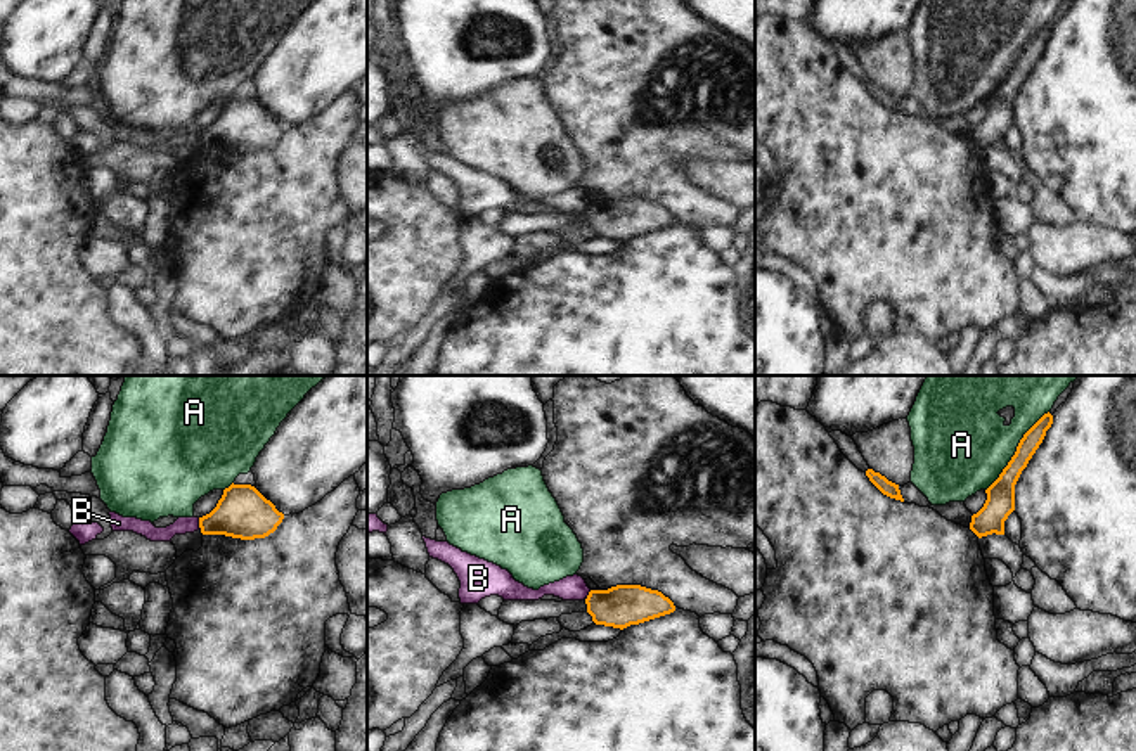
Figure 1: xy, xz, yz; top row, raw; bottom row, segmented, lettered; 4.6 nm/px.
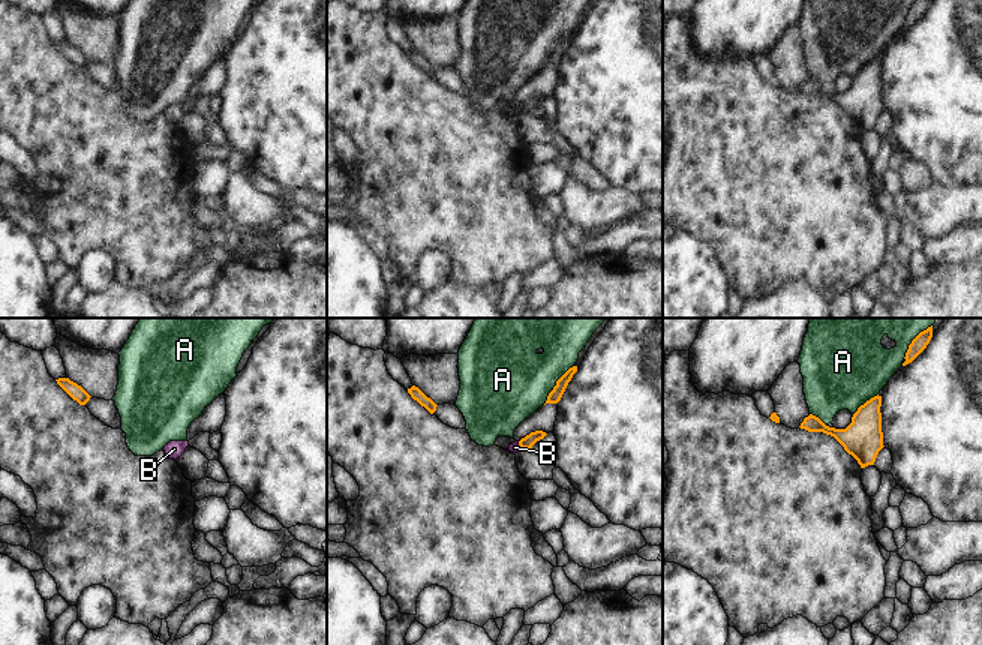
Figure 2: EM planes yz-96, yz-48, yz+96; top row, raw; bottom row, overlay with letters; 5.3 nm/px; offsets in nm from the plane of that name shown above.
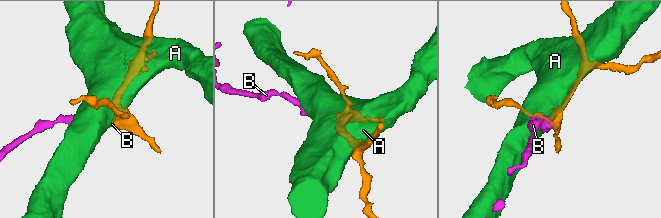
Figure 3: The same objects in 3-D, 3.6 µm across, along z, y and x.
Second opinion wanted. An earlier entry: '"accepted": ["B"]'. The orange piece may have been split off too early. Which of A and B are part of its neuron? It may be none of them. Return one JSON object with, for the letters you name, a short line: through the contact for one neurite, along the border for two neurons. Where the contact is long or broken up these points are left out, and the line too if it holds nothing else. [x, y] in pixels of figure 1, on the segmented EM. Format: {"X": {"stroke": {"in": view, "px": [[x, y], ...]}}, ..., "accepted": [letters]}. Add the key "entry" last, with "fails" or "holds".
{"accepted": [], "entry": "fails"}

